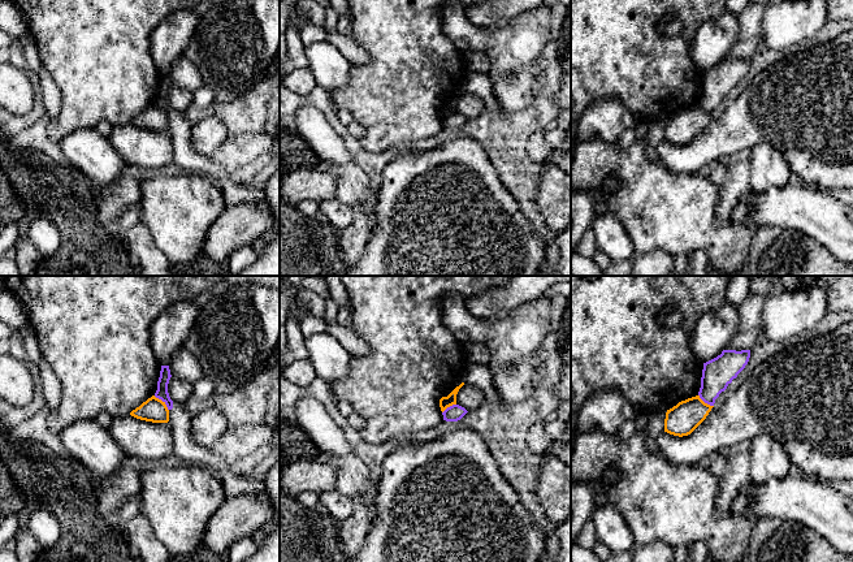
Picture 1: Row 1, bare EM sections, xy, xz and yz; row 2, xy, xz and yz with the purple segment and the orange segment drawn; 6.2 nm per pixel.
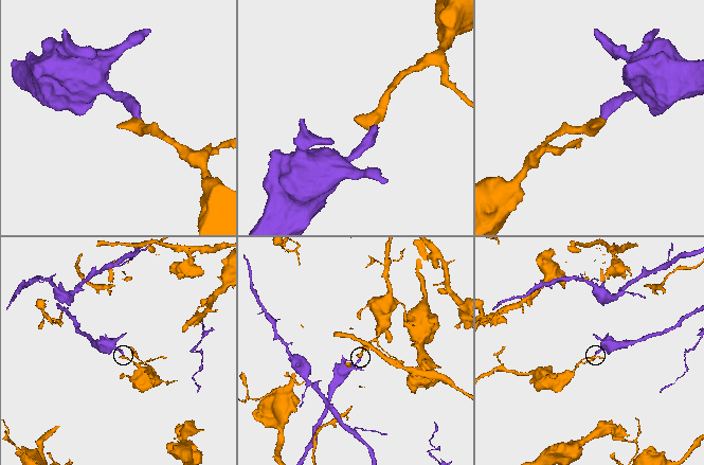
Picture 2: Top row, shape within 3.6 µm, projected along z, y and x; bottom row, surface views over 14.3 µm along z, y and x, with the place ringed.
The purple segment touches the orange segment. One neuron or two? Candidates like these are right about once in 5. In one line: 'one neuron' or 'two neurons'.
two neurons

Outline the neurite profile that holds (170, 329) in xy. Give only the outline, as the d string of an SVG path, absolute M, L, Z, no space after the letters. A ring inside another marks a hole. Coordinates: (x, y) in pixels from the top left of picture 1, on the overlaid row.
M192 301L173 303L151 325L151 347L161 366L169 366L182 347L198 317L199 306Z

